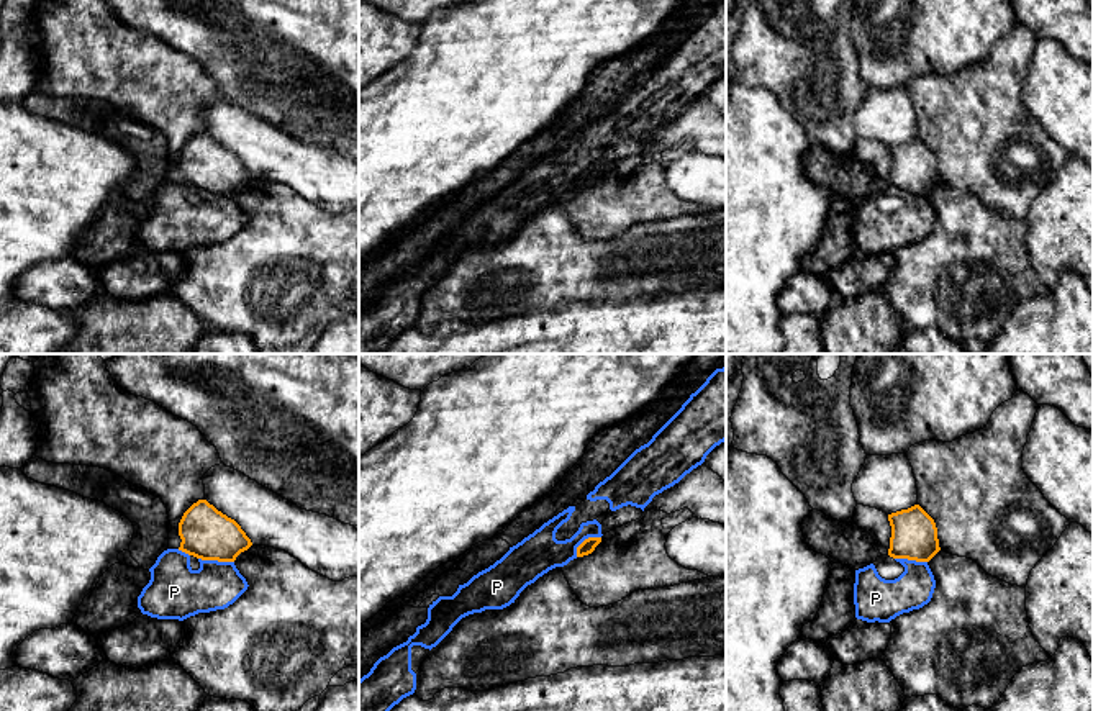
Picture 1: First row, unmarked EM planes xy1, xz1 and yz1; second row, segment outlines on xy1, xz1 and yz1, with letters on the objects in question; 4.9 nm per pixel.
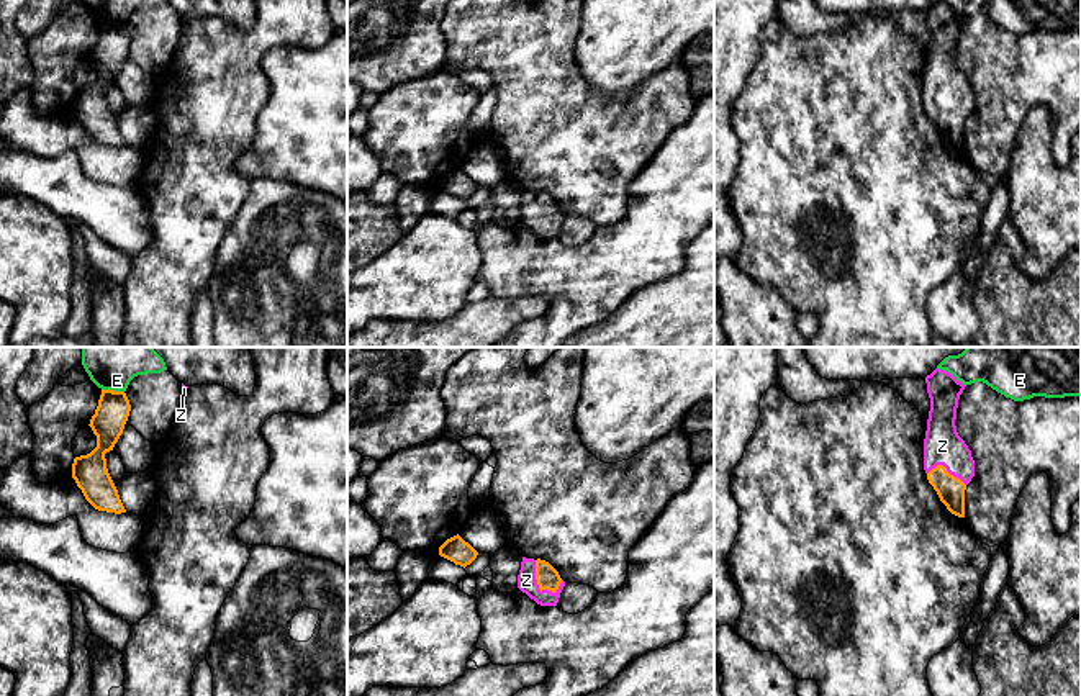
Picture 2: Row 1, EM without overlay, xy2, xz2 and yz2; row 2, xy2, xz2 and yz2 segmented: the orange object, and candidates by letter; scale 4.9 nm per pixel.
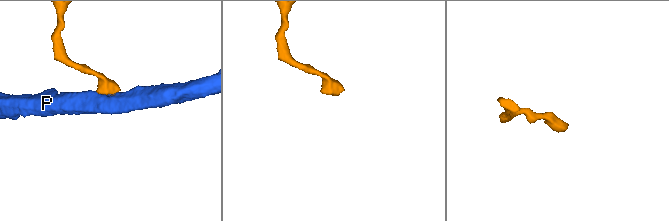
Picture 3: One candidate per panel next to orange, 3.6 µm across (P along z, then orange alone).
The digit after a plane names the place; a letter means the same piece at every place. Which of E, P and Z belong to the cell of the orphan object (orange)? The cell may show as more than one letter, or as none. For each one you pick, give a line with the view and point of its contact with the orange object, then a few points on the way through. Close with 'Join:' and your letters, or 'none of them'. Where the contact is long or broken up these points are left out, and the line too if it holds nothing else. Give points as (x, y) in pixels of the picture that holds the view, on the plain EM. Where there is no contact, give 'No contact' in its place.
Z: Touches orange at xz2 (538, 215). Path across: xz2 (547, 210), (538, 215), (526, 213)
Join: Z

